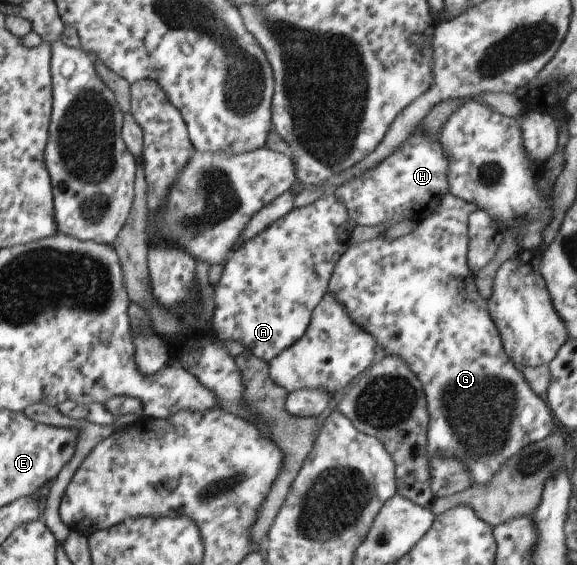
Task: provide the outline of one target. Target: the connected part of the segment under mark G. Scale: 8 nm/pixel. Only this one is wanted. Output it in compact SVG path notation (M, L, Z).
M445 193L437 205L425 218L422 218L415 230L409 231L409 234L399 236L399 238L382 237L363 242L349 243L347 250L338 258L337 264L333 269L331 278L328 282L328 293L332 294L337 302L345 307L345 312L355 325L367 331L376 340L379 346L383 346L387 355L399 357L409 368L417 375L421 381L429 413L429 428L427 433L428 443L426 451L428 458L437 455L451 455L461 459L470 474L474 478L474 483L487 484L491 477L499 470L499 467L516 452L519 452L525 446L547 438L549 432L553 430L553 413L539 395L536 395L523 373L514 365L512 358L505 352L498 328L493 322L488 300L484 299L477 290L474 273L468 265L468 220L469 215L478 211L480 208L473 203L467 202L451 193Z

